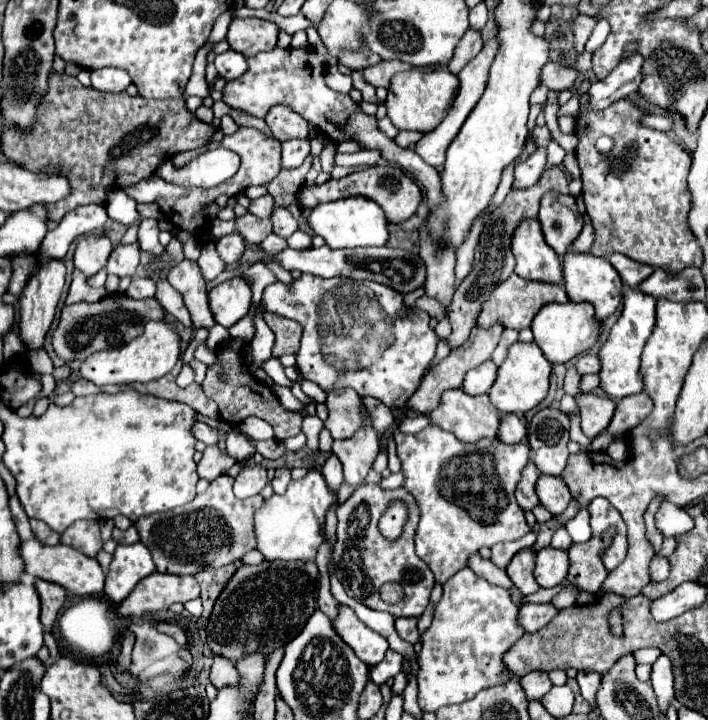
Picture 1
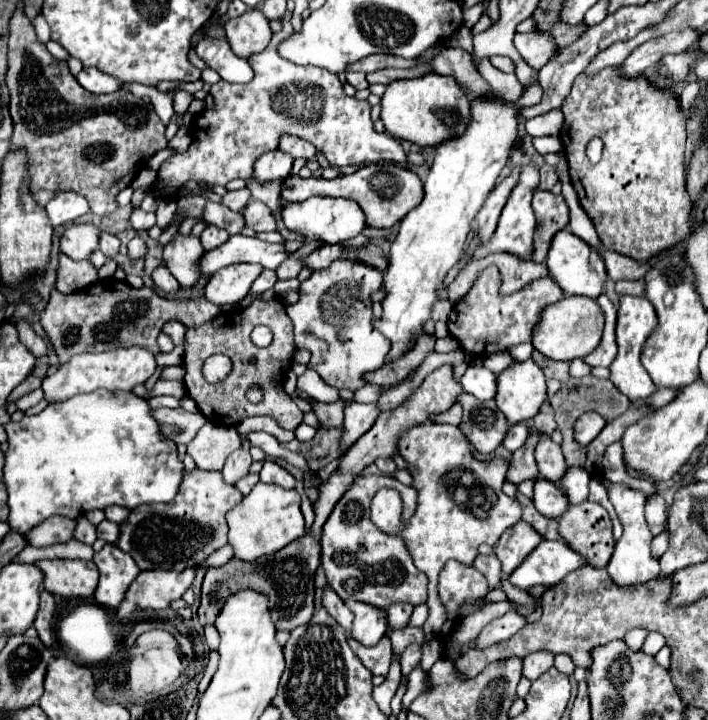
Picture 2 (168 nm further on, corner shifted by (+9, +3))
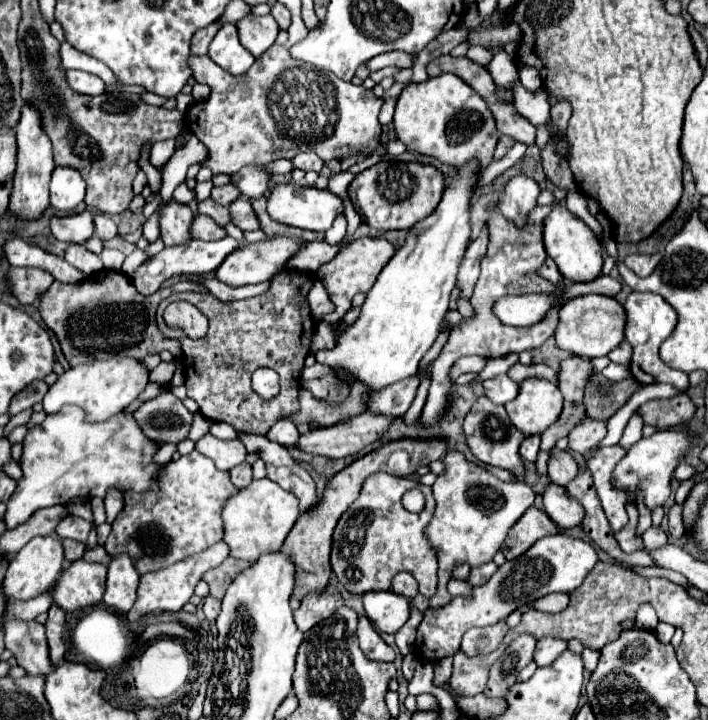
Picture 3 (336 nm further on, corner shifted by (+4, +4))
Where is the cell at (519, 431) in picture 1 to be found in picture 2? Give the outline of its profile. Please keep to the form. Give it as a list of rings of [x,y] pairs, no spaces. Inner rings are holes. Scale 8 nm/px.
[[[527,423],[511,425],[511,427],[509,427],[509,433],[505,435],[503,447],[505,447],[507,451],[511,451],[511,453],[513,453],[513,451],[517,451],[517,449],[525,443],[527,435],[529,435],[529,427],[527,427]]]

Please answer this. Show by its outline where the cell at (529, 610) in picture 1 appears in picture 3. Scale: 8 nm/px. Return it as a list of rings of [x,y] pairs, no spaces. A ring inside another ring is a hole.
[[[500,620],[498,624],[492,624],[492,626],[484,626],[484,628],[470,628],[466,632],[466,636],[462,638],[460,650],[470,658],[490,654],[498,648],[498,644],[502,642],[506,632],[508,632],[508,626],[504,620]]]

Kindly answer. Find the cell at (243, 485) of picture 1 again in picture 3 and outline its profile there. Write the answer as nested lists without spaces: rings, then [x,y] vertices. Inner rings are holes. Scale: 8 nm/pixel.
[[[204,434],[196,442],[194,450],[214,460],[220,470],[230,470],[232,466],[242,464],[246,458],[246,448],[240,440],[218,440],[212,434]]]

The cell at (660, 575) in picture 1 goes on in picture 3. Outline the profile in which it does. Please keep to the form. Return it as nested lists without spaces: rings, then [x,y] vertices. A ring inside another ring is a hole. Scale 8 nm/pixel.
[[[672,504],[668,510],[668,534],[674,538],[680,538],[684,534],[684,522],[682,522],[682,504]]]

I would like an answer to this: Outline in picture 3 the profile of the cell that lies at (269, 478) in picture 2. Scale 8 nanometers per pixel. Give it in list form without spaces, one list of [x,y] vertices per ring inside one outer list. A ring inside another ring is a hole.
[[[238,432],[238,440],[250,454],[256,452],[264,460],[270,480],[274,480],[300,500],[300,512],[308,512],[308,508],[314,508],[318,504],[312,476],[288,454],[282,444],[272,442],[266,436],[247,432]]]

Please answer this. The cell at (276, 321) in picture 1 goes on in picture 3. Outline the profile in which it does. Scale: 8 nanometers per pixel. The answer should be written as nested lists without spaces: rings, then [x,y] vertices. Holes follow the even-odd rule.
[[[282,270],[270,280],[268,292],[254,298],[222,302],[208,292],[184,292],[162,300],[156,312],[158,328],[166,338],[178,338],[182,342],[182,364],[186,376],[184,386],[188,390],[188,398],[196,400],[202,416],[214,422],[226,422],[242,432],[266,434],[278,420],[300,410],[300,370],[304,368],[304,358],[310,352],[314,334],[314,318],[306,300],[312,286],[314,274]],[[176,300],[186,300],[208,316],[210,330],[204,338],[190,340],[182,330],[166,326],[162,312]],[[260,366],[272,368],[280,374],[280,394],[272,400],[266,400],[252,390],[250,376]]]

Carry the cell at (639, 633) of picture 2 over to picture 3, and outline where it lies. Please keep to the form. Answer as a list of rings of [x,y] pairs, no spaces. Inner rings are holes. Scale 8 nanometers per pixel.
[[[642,604],[636,614],[636,628],[642,630],[654,630],[658,626],[658,616],[650,604]]]

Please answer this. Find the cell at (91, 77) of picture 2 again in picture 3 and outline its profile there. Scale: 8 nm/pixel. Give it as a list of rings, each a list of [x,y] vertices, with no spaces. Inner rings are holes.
[[[66,70],[66,80],[70,84],[70,88],[78,94],[86,94],[86,96],[98,96],[104,92],[104,82],[90,74],[90,72],[82,72],[82,70]]]

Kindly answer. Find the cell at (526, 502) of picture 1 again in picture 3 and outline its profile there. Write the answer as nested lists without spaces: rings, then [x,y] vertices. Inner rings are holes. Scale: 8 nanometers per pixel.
[[[570,356],[560,362],[558,370],[558,388],[564,394],[564,410],[554,426],[550,426],[542,434],[542,446],[540,450],[550,450],[558,442],[558,438],[568,436],[570,430],[586,420],[586,408],[582,404],[584,398],[584,388],[594,374],[590,358],[584,356]]]

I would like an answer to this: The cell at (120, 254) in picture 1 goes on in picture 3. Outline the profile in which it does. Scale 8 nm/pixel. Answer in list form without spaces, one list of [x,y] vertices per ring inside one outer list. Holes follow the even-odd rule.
[[[96,214],[94,216],[94,234],[100,238],[100,240],[110,240],[118,234],[116,230],[116,224],[110,216],[106,214]]]

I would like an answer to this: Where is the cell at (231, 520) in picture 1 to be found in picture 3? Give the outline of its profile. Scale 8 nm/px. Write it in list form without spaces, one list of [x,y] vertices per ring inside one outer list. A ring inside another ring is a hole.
[[[190,452],[180,460],[172,460],[164,464],[162,472],[158,472],[158,492],[124,492],[124,508],[112,524],[112,532],[104,544],[110,556],[128,554],[134,560],[134,566],[140,574],[154,572],[176,564],[178,560],[196,554],[214,542],[222,540],[222,506],[224,502],[236,494],[236,486],[230,482],[228,472],[218,470],[216,464],[202,456],[200,452]]]

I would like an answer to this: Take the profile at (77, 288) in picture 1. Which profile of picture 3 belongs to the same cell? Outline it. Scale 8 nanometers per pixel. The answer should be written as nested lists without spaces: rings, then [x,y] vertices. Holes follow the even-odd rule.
[[[70,244],[70,246],[66,248],[66,262],[72,264],[74,268],[78,268],[80,272],[84,272],[86,276],[96,274],[96,272],[100,272],[100,270],[104,268],[100,256],[92,254],[92,252],[86,250],[82,244]]]

